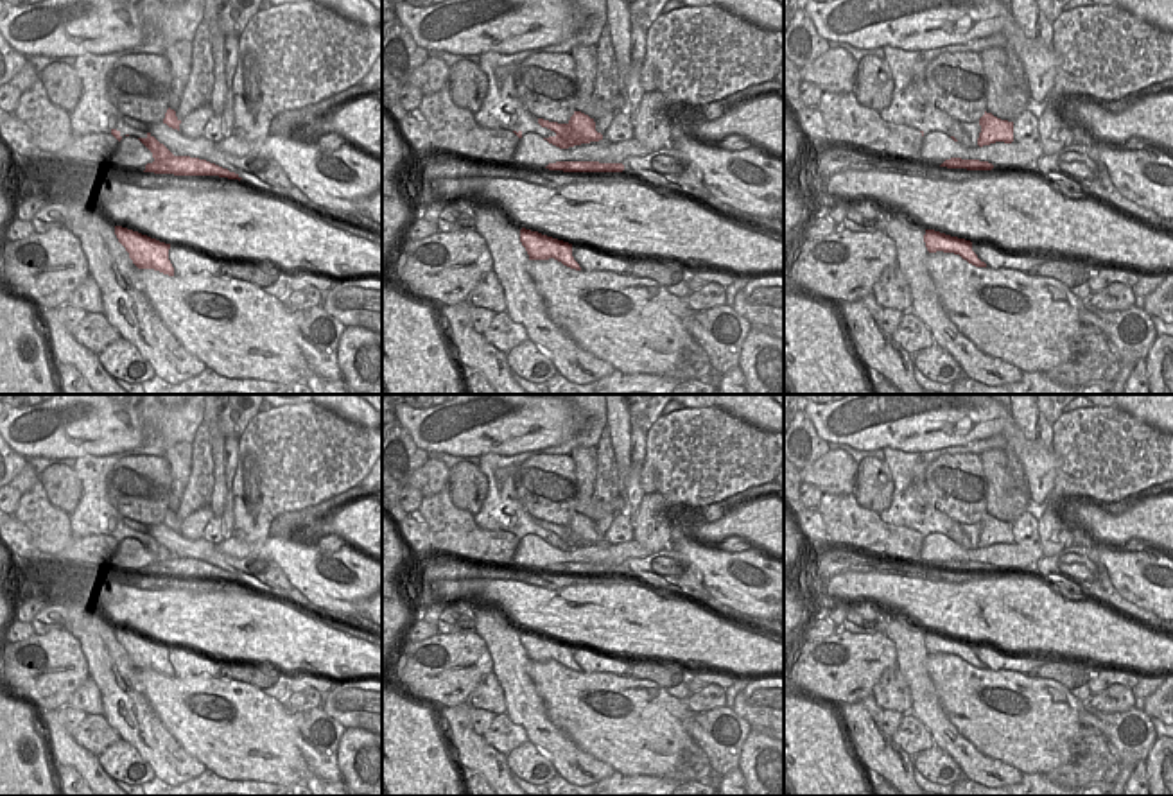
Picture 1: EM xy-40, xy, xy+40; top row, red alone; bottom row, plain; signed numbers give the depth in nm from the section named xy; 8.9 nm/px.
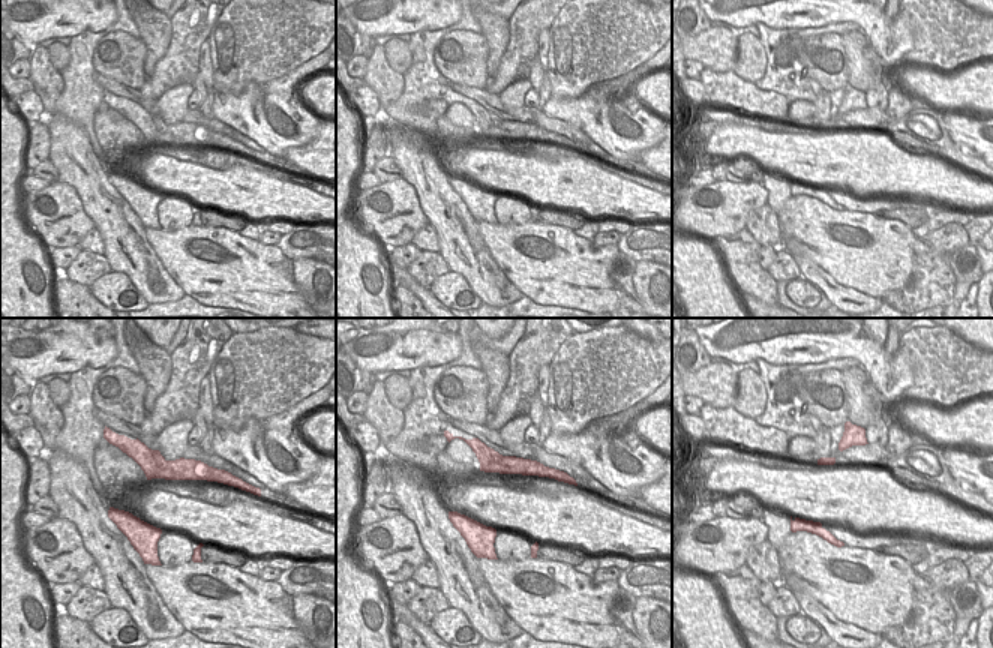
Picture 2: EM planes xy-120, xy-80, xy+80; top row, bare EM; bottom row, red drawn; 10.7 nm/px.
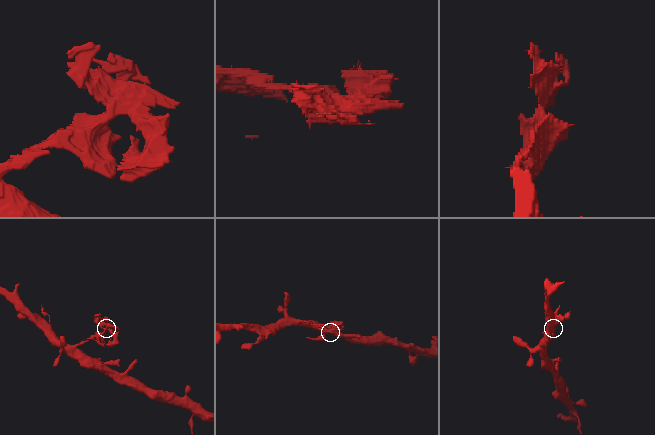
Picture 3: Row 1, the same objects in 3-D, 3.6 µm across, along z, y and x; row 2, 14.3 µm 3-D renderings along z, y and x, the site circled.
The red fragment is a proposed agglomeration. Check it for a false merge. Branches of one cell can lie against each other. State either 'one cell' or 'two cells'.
one cell

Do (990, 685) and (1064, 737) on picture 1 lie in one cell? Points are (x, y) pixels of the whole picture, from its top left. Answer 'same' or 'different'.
same

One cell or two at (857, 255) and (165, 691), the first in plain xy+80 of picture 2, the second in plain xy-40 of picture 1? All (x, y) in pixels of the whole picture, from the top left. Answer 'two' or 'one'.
one

